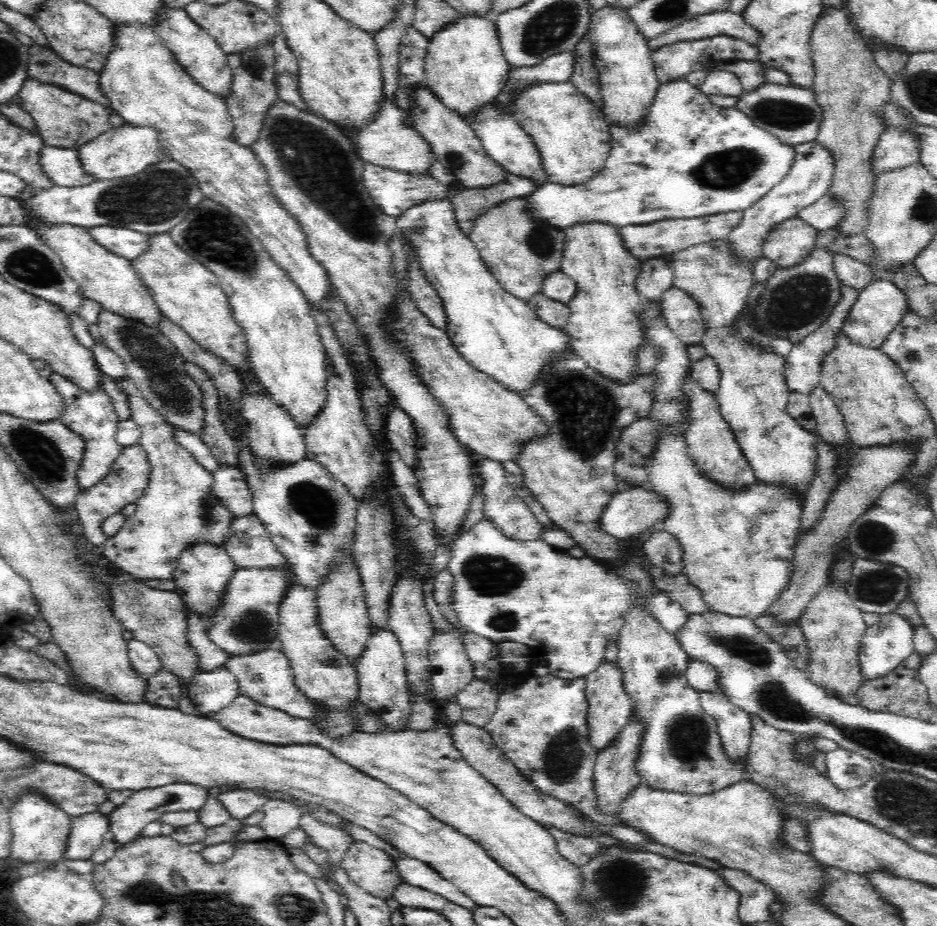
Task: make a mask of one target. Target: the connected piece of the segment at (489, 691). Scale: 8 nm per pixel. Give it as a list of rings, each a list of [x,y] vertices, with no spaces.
[[[478,680],[458,696],[463,716],[462,720],[472,726],[485,728],[496,710],[500,694],[492,682]]]

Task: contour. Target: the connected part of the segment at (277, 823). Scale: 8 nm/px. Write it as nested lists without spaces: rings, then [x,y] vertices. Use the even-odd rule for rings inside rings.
[[[280,800],[268,802],[262,807],[264,817],[258,825],[264,830],[268,839],[277,842],[300,830],[302,818],[307,814],[292,803]]]

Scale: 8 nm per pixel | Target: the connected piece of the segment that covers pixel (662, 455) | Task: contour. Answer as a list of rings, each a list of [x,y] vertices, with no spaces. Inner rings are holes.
[[[673,431],[666,432],[665,440],[662,440],[662,445],[656,456],[654,456],[654,464],[650,466],[650,483],[647,485],[648,489],[656,489],[656,491],[666,495],[672,503],[672,514],[668,516],[668,520],[664,520],[664,524],[656,524],[656,528],[652,530],[668,530],[668,532],[678,537],[682,547],[684,547],[684,571],[690,582],[694,583],[695,587],[701,592],[702,598],[706,603],[706,607],[710,611],[726,614],[727,616],[734,616],[744,618],[750,621],[756,621],[766,617],[768,612],[773,608],[773,604],[777,602],[778,598],[786,592],[786,588],[790,586],[790,580],[794,574],[794,556],[795,556],[795,538],[798,532],[798,525],[801,519],[802,507],[799,506],[797,500],[793,495],[786,495],[781,490],[774,490],[773,488],[763,487],[761,484],[749,487],[744,492],[727,492],[722,491],[721,487],[715,486],[709,480],[704,480],[698,473],[696,468],[692,466],[688,455],[686,454],[684,438],[675,436]]]

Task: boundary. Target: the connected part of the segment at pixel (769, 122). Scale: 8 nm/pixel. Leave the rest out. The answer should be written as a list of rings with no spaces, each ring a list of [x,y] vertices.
[[[770,82],[764,87],[744,91],[733,107],[751,118],[758,128],[766,130],[792,147],[815,141],[816,133],[818,133],[821,110],[816,106],[815,94],[812,90]]]

